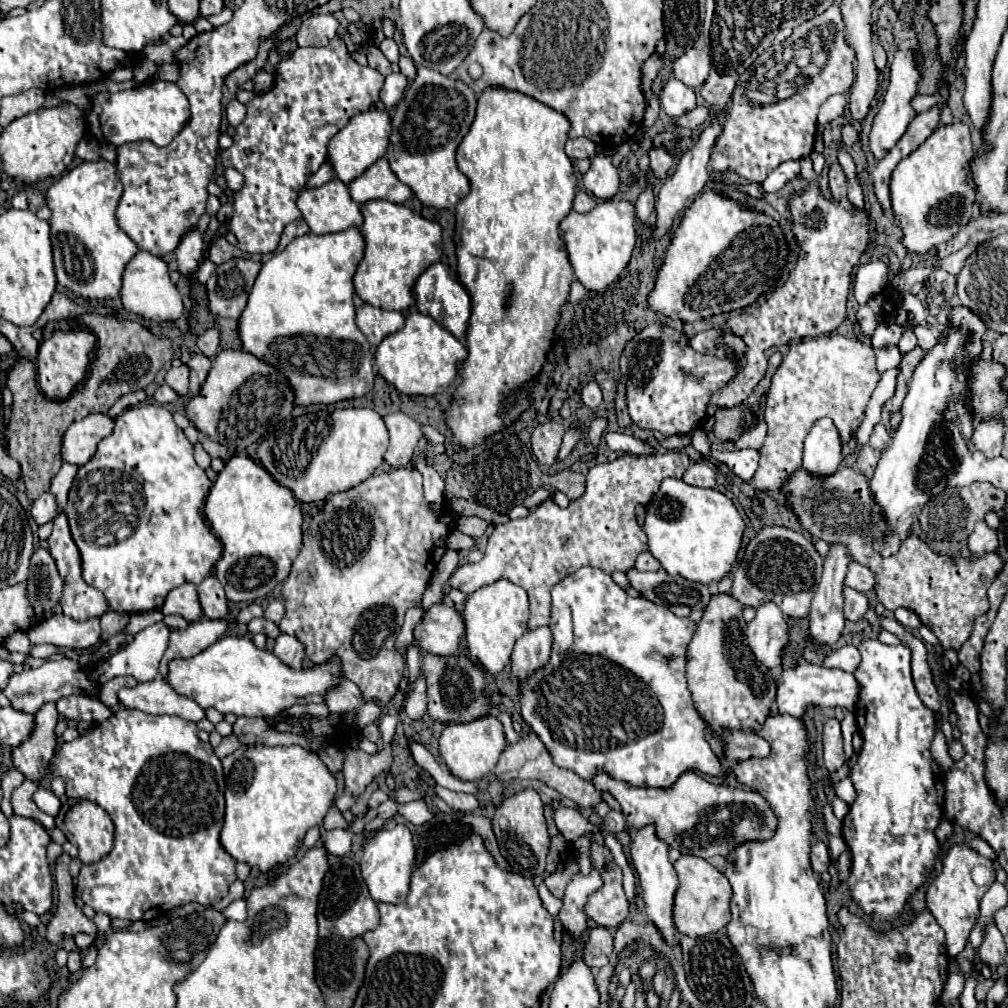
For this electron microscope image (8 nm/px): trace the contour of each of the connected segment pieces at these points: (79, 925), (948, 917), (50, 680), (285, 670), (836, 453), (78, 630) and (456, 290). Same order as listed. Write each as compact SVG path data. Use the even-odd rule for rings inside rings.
M62 853L56 861L54 877L58 885L58 909L46 929L46 939L50 943L60 943L66 937L74 937L76 933L96 935L96 925L88 919L82 909L74 903L74 887L70 877L70 855Z
M952 845L944 859L942 859L942 871L934 877L934 881L928 885L926 889L926 907L930 909L930 913L934 915L936 923L944 929L946 933L946 949L952 957L956 957L968 937L970 937L970 931L972 927L976 925L976 919L978 919L978 913L980 913L980 899L982 895L988 891L988 885L986 887L978 887L972 877L970 877L970 871L974 865L986 865L992 873L992 877L996 877L996 869L994 869L994 863L982 855L978 855L974 849L970 849L968 845Z
M64 657L60 661L46 661L38 669L28 669L22 673L12 673L8 687L4 689L4 695L10 699L12 707L22 711L22 713L36 713L44 703L48 701L58 701L68 695L94 695L94 685L90 685L90 679L84 673L84 667L70 659Z
M222 637L214 645L210 645L208 649L204 649L202 653L198 653L194 657L170 661L166 683L176 693L182 693L184 697L190 697L198 705L202 705L202 709L214 707L222 715L234 713L238 717L274 719L274 717L282 715L282 711L288 709L290 705L294 705L294 703L322 703L324 701L322 697L324 697L326 689L336 685L340 681L340 677L342 677L342 669L340 669L340 659L338 657L334 657L332 661L328 661L324 665L314 665L314 667L308 667L308 669L292 671L290 667L286 667L272 653L256 649L254 643L248 637Z
M830 419L816 421L804 441L802 469L814 477L828 477L830 473L836 473L840 461L842 445L834 423Z
M62 613L34 625L28 631L28 639L32 645L52 643L74 651L86 651L98 645L100 637L102 637L102 627L98 617L86 619L86 621L72 621Z
M434 263L430 265L414 283L414 305L420 313L432 317L438 321L444 329L448 329L458 341L464 343L466 337L466 327L468 327L468 317L470 317L470 297L466 289L456 281L454 271L450 273L450 267L444 263Z

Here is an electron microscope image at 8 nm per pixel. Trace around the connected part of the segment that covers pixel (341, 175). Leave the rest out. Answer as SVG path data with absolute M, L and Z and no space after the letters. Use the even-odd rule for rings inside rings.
M376 107L350 119L350 123L342 131L338 131L328 145L328 163L334 171L334 179L340 179L344 185L350 185L354 179L358 179L376 159L380 159L386 153L388 137L390 137L390 117Z

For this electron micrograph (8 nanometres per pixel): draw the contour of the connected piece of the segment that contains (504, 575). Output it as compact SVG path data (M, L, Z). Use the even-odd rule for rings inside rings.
M668 451L664 455L648 455L648 457L620 457L614 459L610 463L602 463L596 465L588 471L588 481L586 481L586 491L580 499L572 501L566 509L560 509L554 501L544 501L542 505L534 507L532 513L524 519L516 519L516 521L508 521L508 523L500 523L494 525L490 537L488 537L488 545L484 551L484 559L480 563L466 563L462 567L458 567L448 581L442 587L442 593L448 595L450 589L460 589L466 595L482 589L482 585L492 585L498 579L508 579L514 585L520 585L522 589L526 589L528 599L530 599L530 621L528 621L528 629L538 629L542 625L548 625L550 619L550 589L562 581L562 577L574 573L576 569L590 565L590 567L598 567L606 573L614 573L614 571L622 571L626 573L626 569L634 567L636 557L648 549L646 545L646 533L642 531L642 527L636 521L634 509L638 503L648 503L652 499L652 495L660 489L662 479L666 477L676 477L682 479L684 471L690 465L690 457L686 453L680 451Z

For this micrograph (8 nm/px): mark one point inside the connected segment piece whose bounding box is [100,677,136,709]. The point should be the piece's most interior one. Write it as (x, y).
(109, 689)

